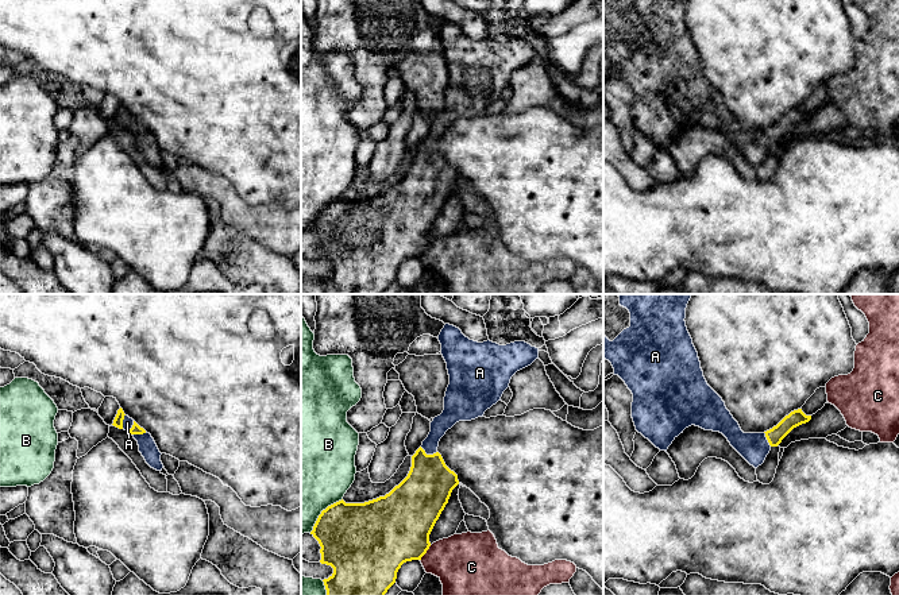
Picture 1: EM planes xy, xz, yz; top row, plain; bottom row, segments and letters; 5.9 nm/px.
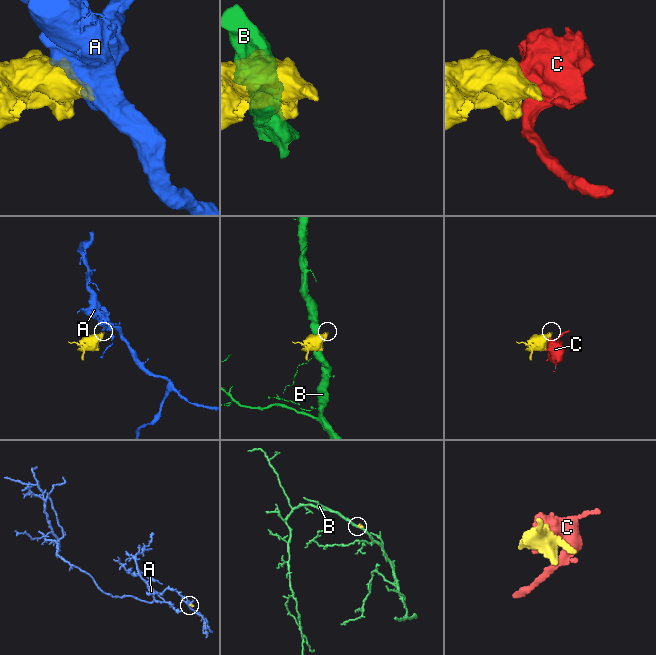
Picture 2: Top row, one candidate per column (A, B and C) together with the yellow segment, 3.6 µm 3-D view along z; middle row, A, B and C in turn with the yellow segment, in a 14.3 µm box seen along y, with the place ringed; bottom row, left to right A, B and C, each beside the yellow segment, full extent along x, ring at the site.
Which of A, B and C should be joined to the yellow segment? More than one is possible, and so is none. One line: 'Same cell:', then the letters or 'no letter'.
Same cell: A

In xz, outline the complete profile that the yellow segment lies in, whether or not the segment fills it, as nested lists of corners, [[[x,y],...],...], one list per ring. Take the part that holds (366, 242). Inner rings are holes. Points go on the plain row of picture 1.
[[[450,22],[441,27],[439,39],[450,73],[444,108],[433,116],[428,135],[412,154],[408,174],[385,194],[364,201],[346,201],[342,197],[328,204],[310,229],[321,244],[320,260],[333,266],[333,271],[323,278],[327,294],[385,294],[396,281],[401,263],[421,258],[431,244],[429,232],[459,182],[458,173],[437,150],[440,136],[456,120],[483,115],[487,107],[501,98],[512,74],[539,57],[539,46],[525,39],[506,43],[490,38],[478,40]]]

